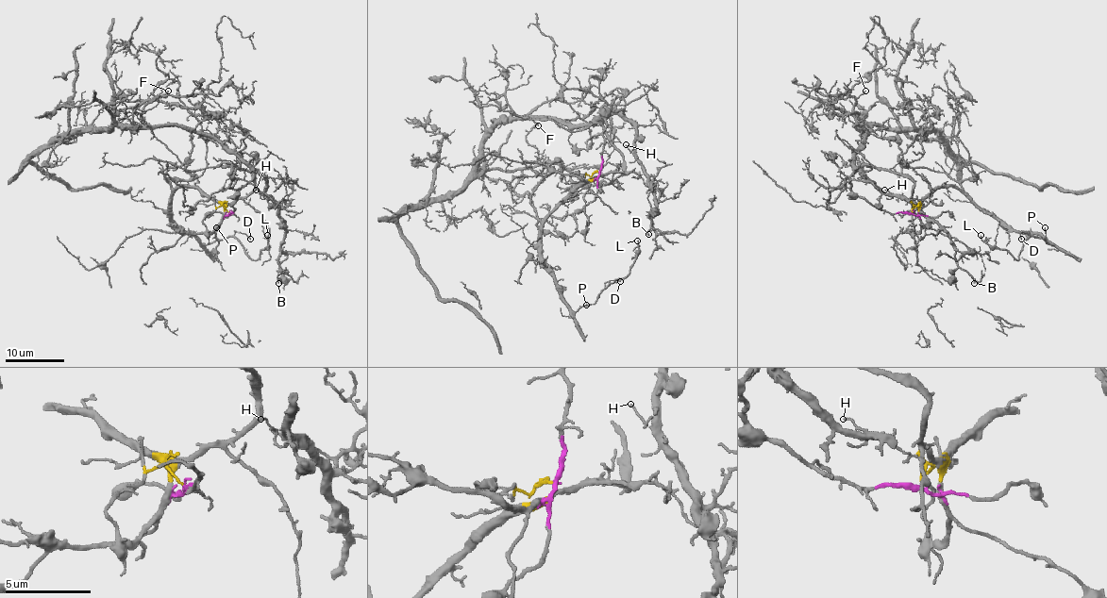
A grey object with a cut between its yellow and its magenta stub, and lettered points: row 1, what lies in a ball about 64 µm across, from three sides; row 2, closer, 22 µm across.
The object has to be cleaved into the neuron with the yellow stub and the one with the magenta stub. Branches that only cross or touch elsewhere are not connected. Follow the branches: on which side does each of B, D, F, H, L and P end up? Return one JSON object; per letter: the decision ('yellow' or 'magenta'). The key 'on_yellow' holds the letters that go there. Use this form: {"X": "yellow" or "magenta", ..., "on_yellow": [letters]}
{"B": "magenta", "D": "yellow", "F": "magenta", "H": "magenta", "L": "yellow", "P": "yellow", "on_yellow": ["D", "L", "P"]}

